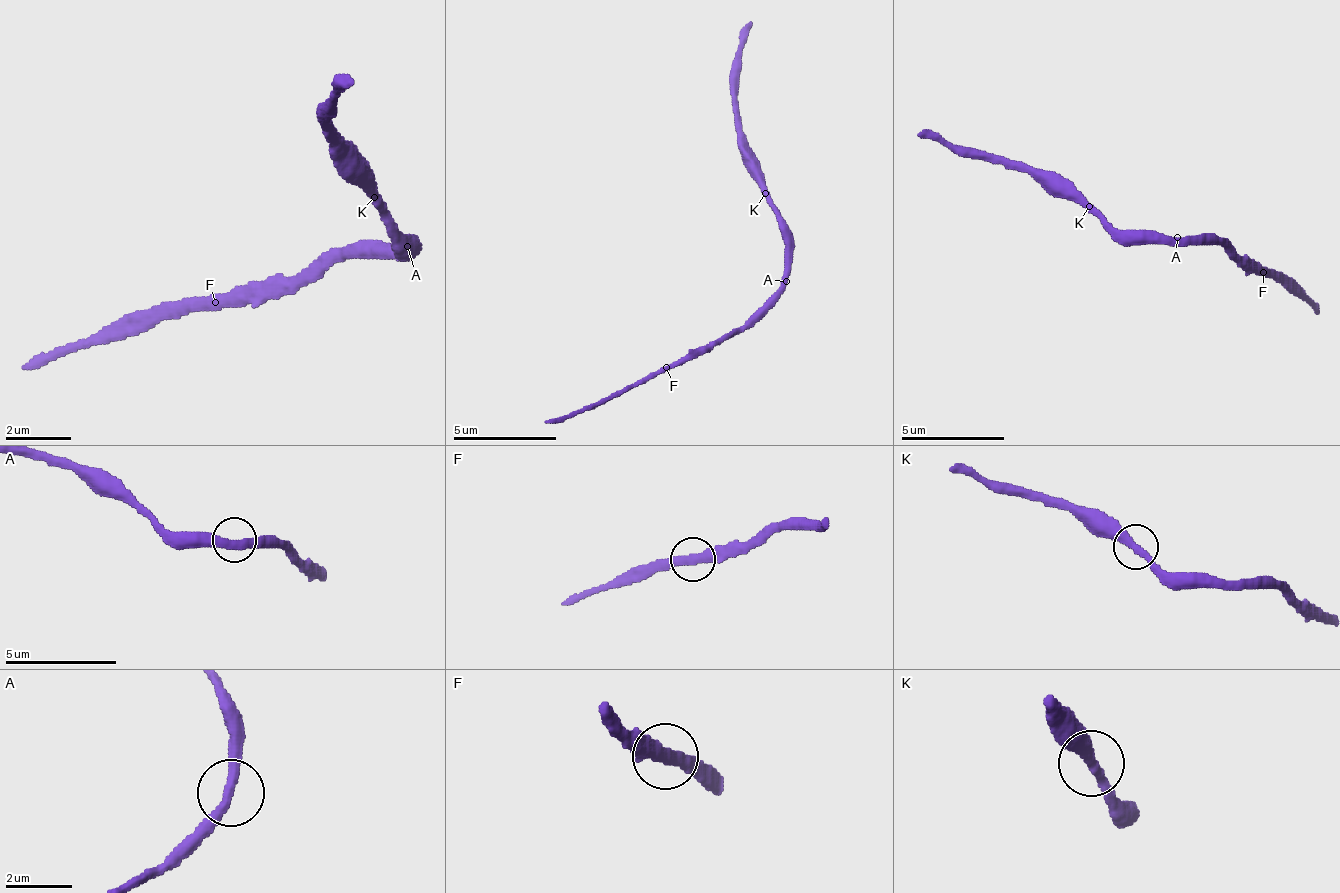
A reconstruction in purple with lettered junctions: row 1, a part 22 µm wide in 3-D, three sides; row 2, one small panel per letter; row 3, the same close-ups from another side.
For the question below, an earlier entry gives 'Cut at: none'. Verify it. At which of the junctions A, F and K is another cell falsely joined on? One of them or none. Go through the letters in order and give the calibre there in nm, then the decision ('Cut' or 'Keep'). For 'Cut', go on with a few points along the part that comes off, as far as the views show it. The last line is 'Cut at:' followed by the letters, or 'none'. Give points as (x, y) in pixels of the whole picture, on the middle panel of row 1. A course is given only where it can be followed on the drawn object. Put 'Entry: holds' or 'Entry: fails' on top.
Entry: holds
A: Thickness 360 nm. Keep
F: Thickness 320 nm. Keep
K: Thickness 320 nm. Keep
Cut at: none

